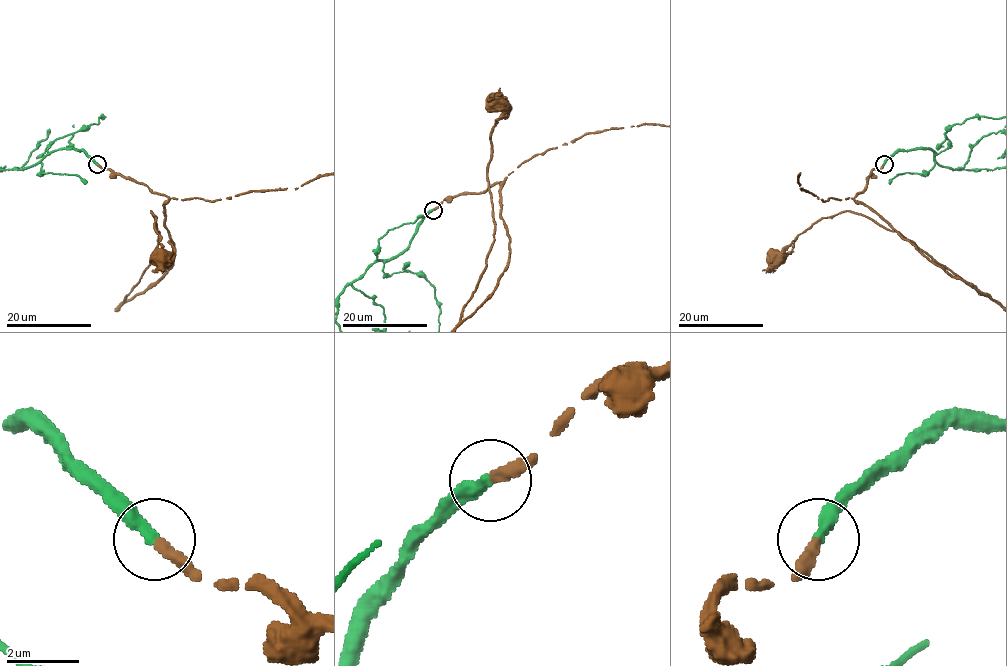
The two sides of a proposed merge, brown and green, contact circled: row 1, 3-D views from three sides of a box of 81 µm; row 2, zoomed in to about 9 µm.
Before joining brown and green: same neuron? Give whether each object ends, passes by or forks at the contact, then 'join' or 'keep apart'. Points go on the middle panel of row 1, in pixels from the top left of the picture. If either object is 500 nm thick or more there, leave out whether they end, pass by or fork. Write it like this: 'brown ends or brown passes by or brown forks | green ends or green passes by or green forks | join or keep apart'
brown ends | green ends | join

